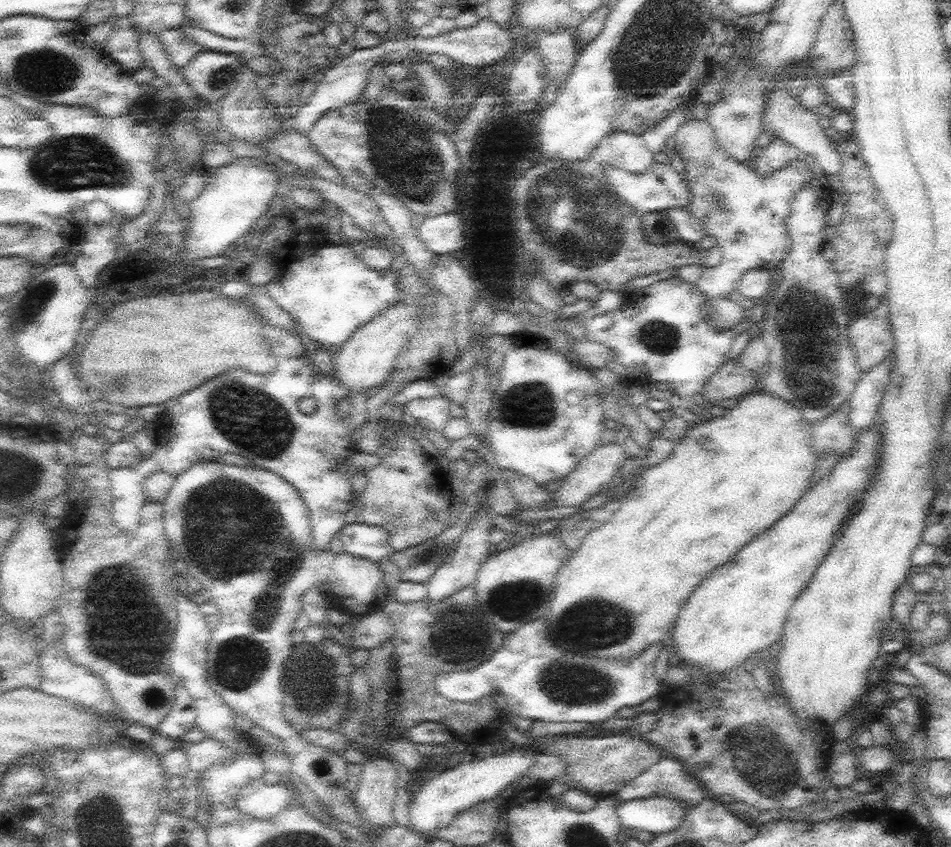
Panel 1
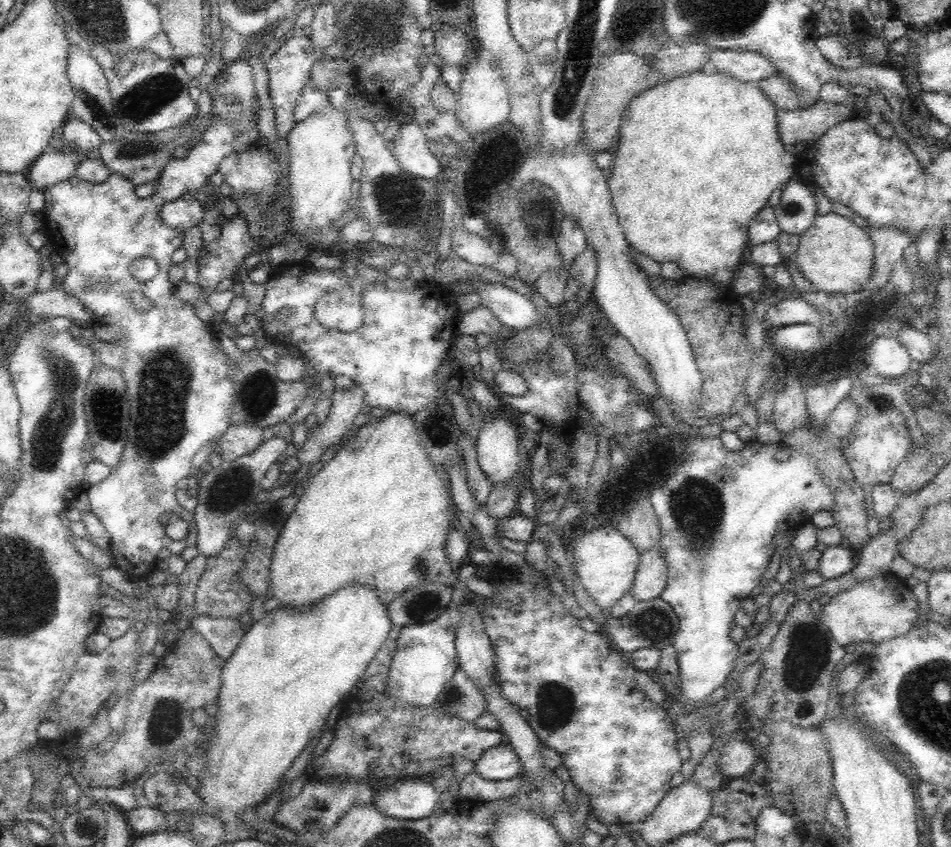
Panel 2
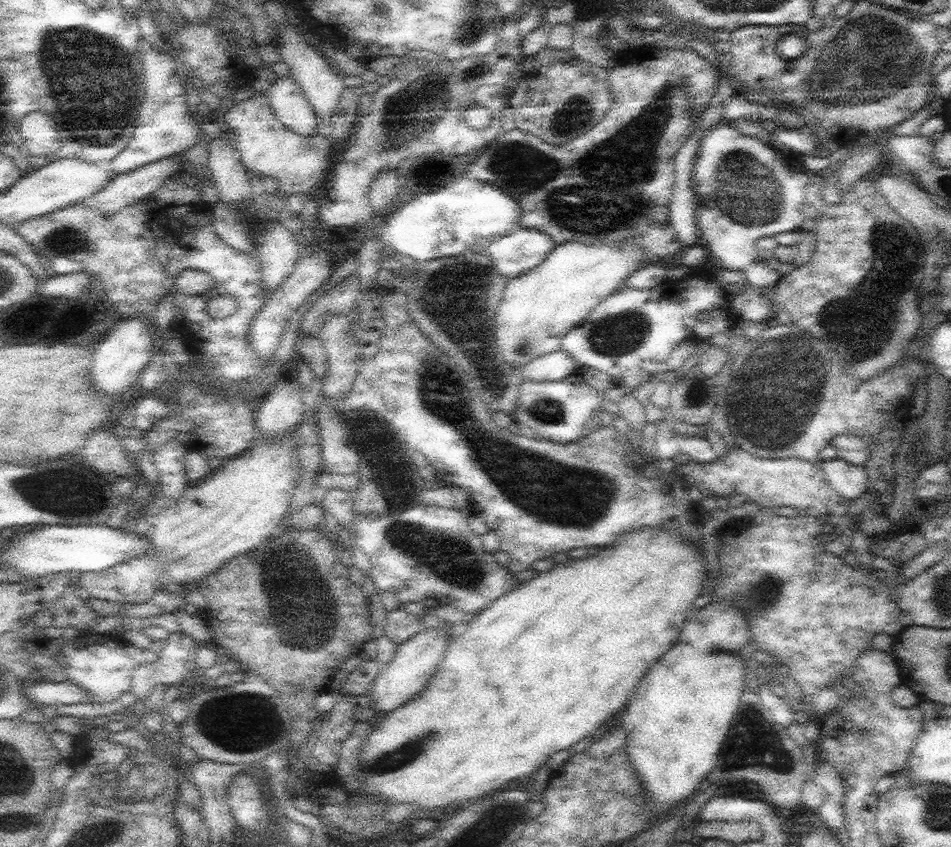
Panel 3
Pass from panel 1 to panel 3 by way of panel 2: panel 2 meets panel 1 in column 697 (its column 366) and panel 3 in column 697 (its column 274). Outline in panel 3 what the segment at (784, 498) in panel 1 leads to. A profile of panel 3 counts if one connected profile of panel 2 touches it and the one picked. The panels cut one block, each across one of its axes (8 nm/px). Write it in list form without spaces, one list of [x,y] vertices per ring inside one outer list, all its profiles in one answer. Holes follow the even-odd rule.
[[[641,528],[641,530],[627,532],[627,534],[619,536],[617,542],[601,548],[599,554],[593,554],[593,556],[577,554],[573,560],[567,560],[565,564],[555,564],[551,570],[533,576],[531,580],[523,582],[519,588],[511,590],[503,598],[491,602],[491,606],[487,606],[471,622],[467,622],[467,626],[459,628],[459,632],[451,640],[449,648],[445,650],[445,658],[441,660],[437,672],[427,682],[425,690],[421,694],[417,694],[413,700],[409,700],[405,706],[401,706],[399,710],[393,710],[389,714],[381,714],[375,718],[373,732],[367,736],[367,742],[363,742],[363,748],[359,750],[359,766],[361,766],[359,780],[367,788],[375,790],[377,796],[389,798],[389,800],[383,806],[375,806],[373,802],[363,800],[363,804],[359,804],[355,810],[351,810],[349,816],[353,818],[353,822],[373,824],[371,818],[379,822],[383,808],[387,808],[391,804],[401,804],[401,802],[407,802],[407,804],[415,802],[415,804],[419,804],[419,810],[411,812],[409,818],[403,820],[409,824],[409,822],[417,822],[421,818],[431,818],[431,812],[441,810],[441,808],[449,806],[451,802],[465,806],[465,804],[471,804],[473,800],[479,800],[483,794],[491,794],[491,792],[501,790],[501,784],[509,784],[509,780],[515,780],[521,776],[523,778],[533,776],[535,770],[543,768],[545,762],[549,762],[549,758],[553,754],[563,752],[563,750],[571,750],[573,744],[579,744],[583,738],[587,738],[591,732],[595,732],[611,714],[615,714],[619,708],[625,706],[625,702],[631,698],[631,692],[635,692],[635,688],[639,686],[639,680],[647,674],[647,670],[653,664],[657,664],[657,660],[663,654],[667,654],[671,650],[683,624],[687,622],[689,608],[693,606],[695,598],[709,588],[709,584],[711,584],[711,578],[709,578],[705,550],[699,552],[699,548],[693,546],[691,540],[687,540],[679,530]]]

